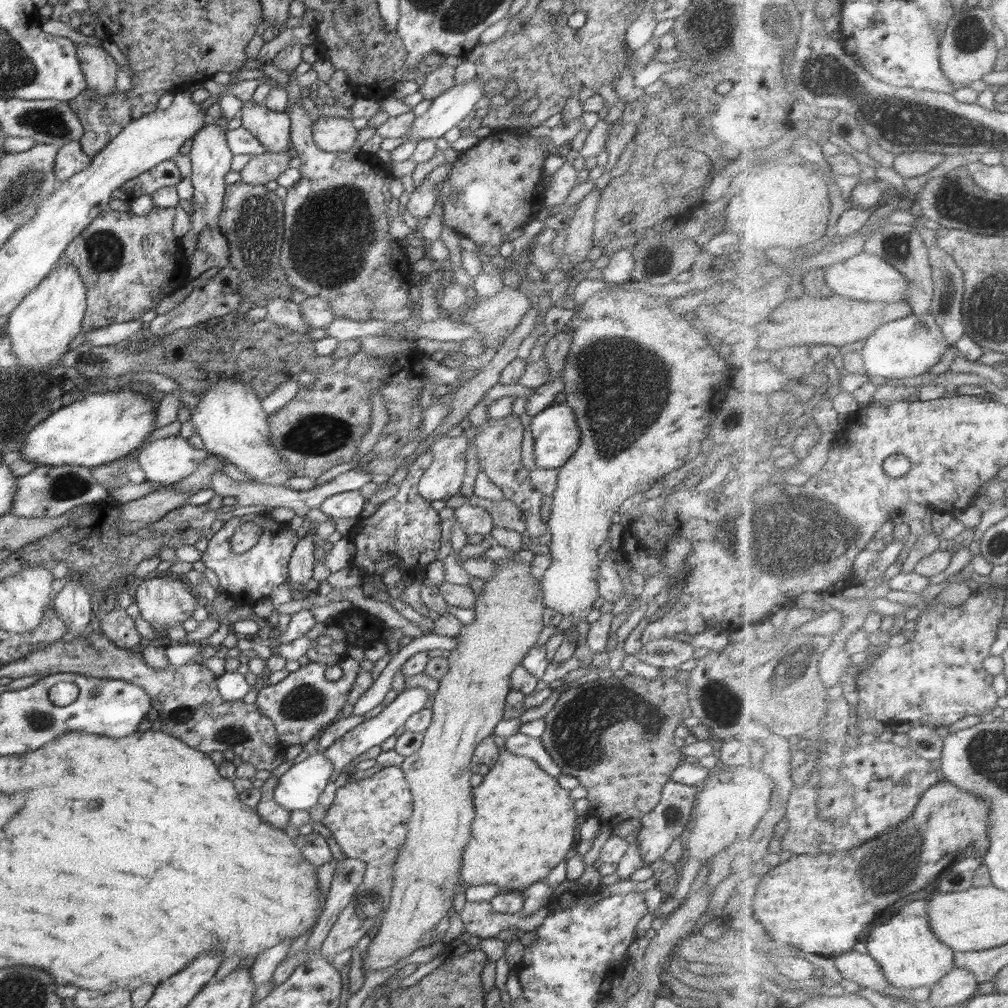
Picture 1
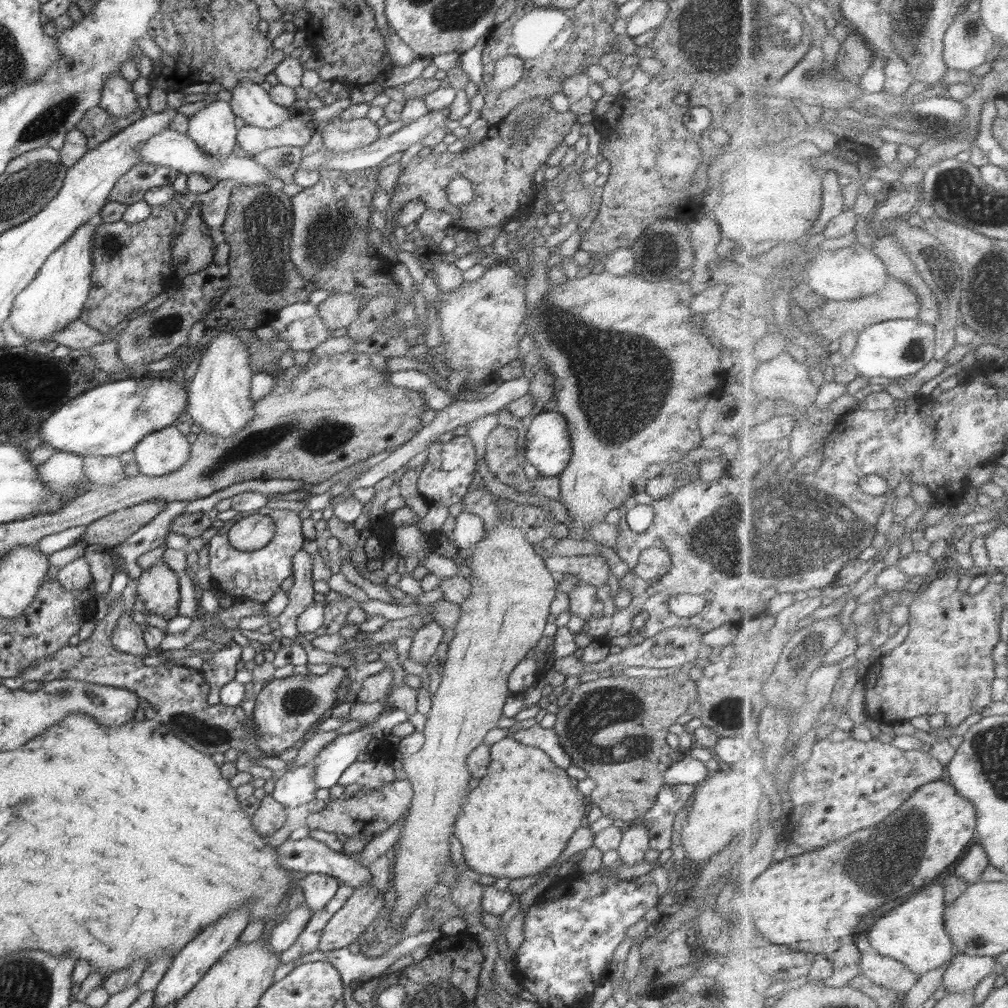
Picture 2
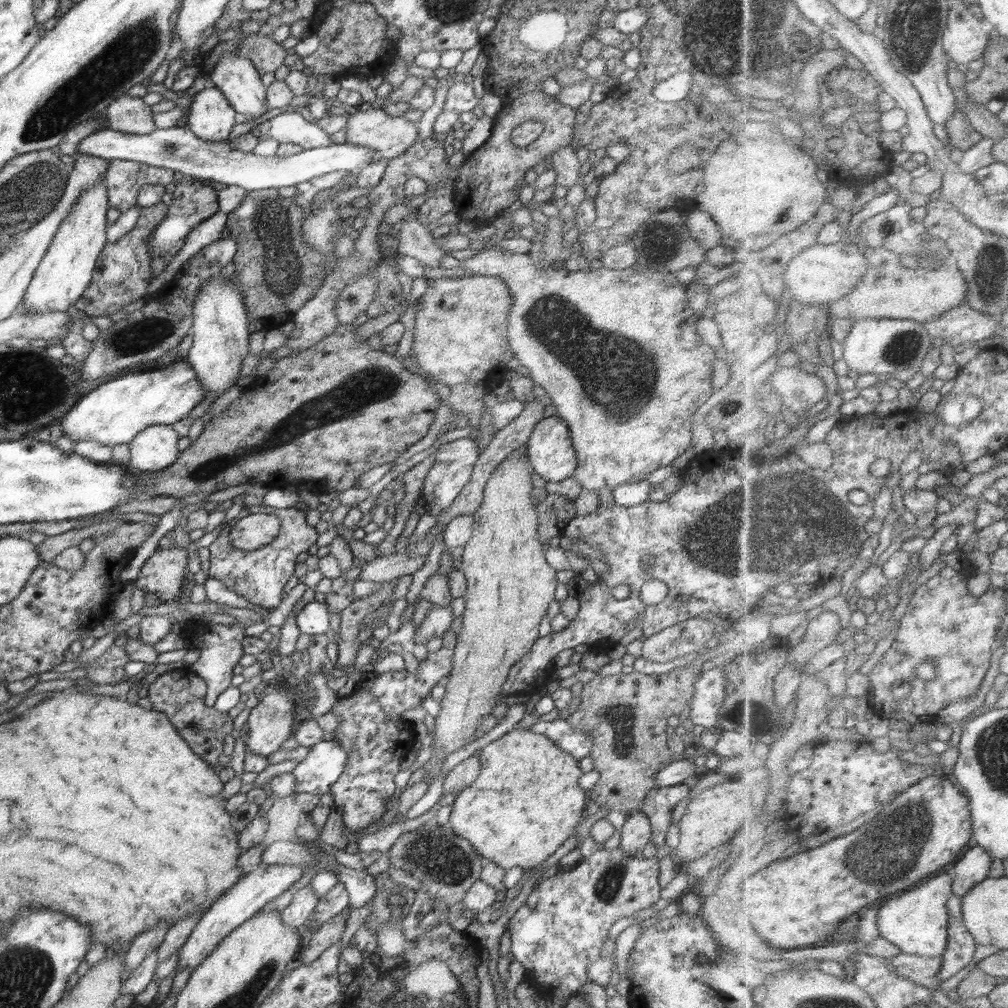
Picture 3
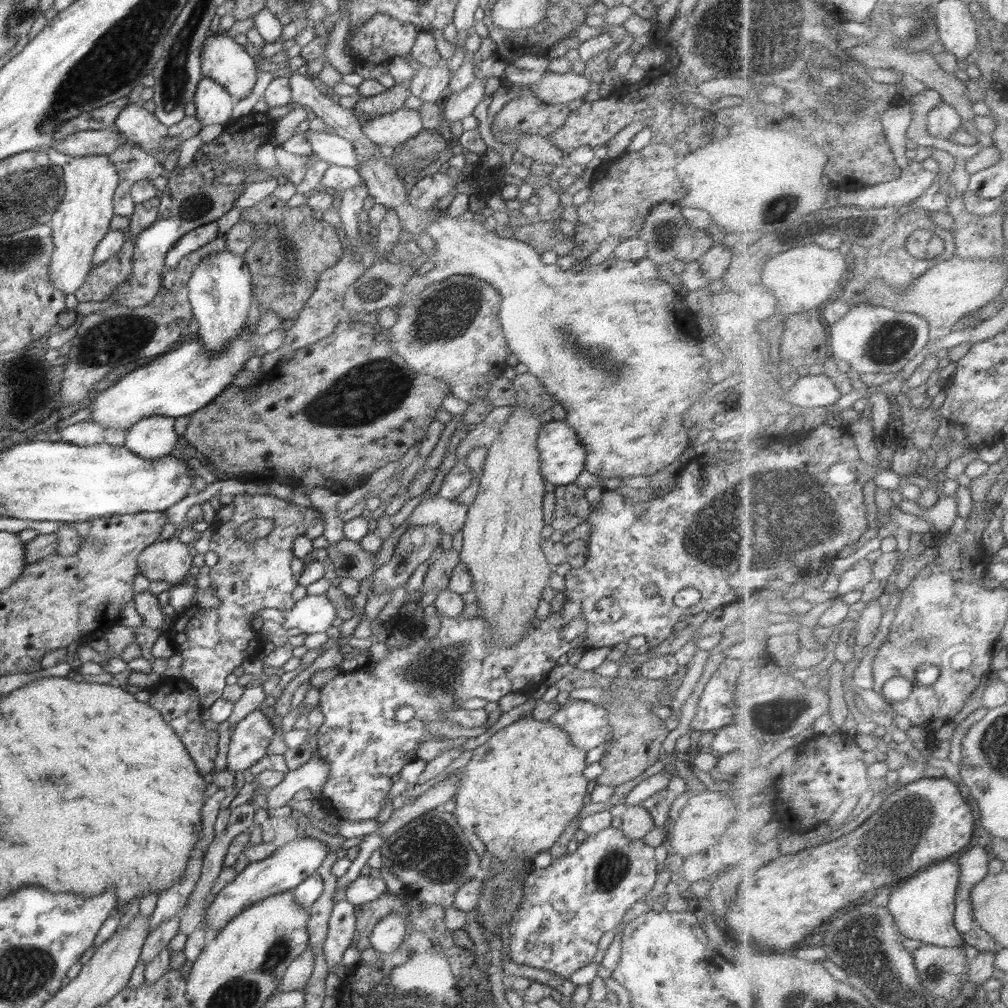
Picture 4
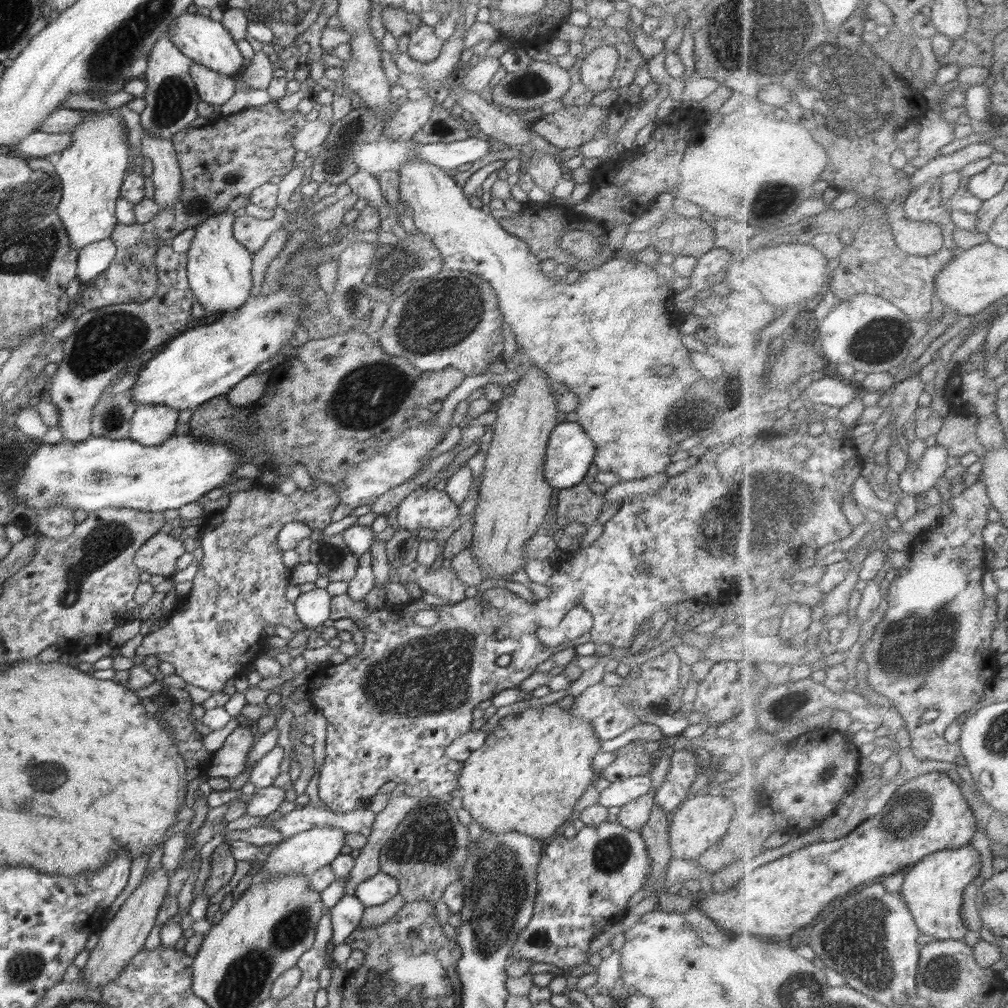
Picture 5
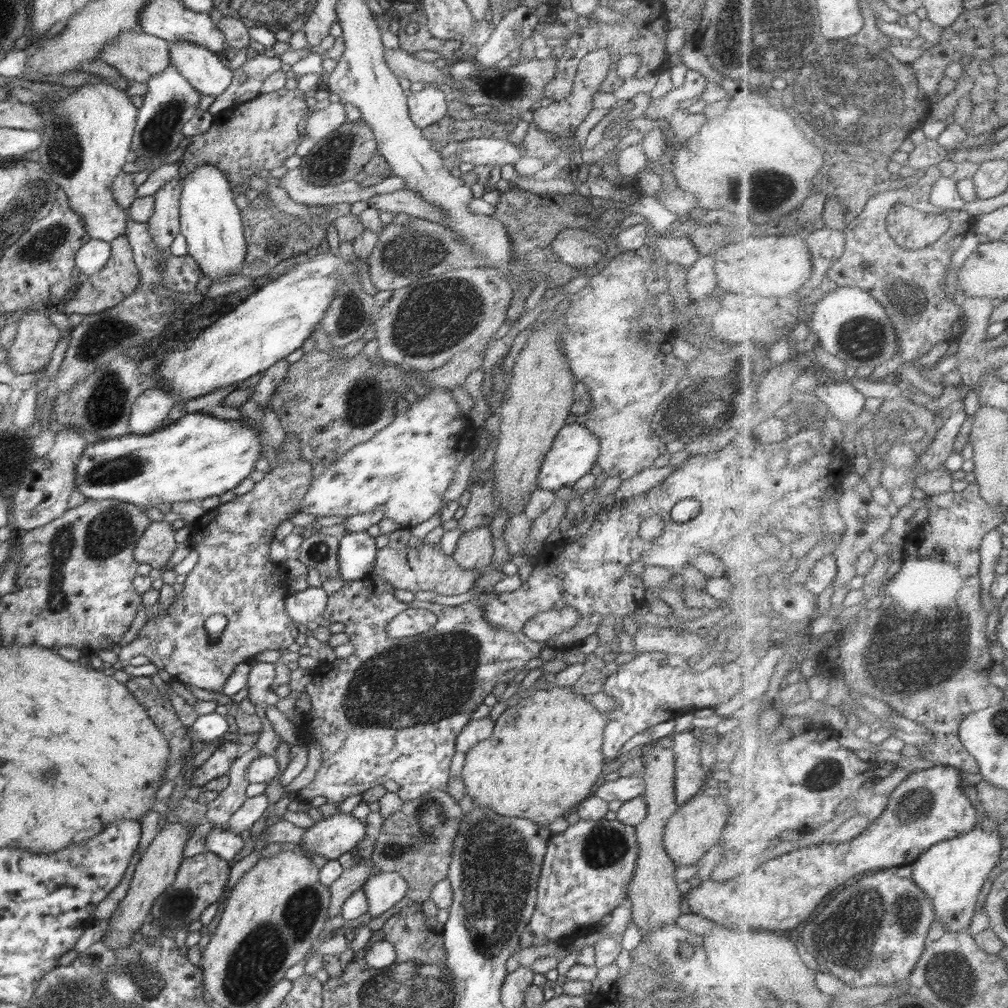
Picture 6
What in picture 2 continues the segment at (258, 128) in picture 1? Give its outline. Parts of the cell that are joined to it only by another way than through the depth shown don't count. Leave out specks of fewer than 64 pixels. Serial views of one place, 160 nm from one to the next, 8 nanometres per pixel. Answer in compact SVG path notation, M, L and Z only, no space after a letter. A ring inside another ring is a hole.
M243 80L231 93L232 112L249 126L274 129L284 125L294 113L292 109L276 104L260 83Z

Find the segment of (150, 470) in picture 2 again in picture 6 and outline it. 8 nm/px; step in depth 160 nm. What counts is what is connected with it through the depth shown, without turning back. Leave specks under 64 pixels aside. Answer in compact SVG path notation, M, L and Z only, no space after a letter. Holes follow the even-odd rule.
M160 386L145 390L134 401L129 417L129 432L136 435L150 434L162 429L170 409L177 402Z

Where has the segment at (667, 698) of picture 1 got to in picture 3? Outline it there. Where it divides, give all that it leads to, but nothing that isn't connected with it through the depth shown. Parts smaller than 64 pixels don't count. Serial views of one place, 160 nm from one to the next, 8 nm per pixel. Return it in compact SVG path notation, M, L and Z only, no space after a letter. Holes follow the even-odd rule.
M674 670L660 675L647 676L638 672L631 674L614 674L614 676L595 677L587 684L582 684L580 704L571 712L566 720L573 725L574 730L583 730L593 742L590 759L594 761L594 771L599 772L599 781L588 792L589 801L599 804L606 813L620 810L626 814L641 810L647 792L654 789L657 772L675 761L673 753L666 745L669 716L682 714L689 701L693 698L694 688L674 688Z

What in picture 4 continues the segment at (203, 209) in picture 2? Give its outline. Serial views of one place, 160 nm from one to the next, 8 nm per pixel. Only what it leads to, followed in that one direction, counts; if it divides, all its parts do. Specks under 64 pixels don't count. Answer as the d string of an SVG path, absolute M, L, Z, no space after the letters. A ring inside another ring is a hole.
M212 221L202 226L198 226L185 234L175 242L165 254L165 269L176 269L179 263L190 253L198 250L201 246L211 243L218 236L218 223Z

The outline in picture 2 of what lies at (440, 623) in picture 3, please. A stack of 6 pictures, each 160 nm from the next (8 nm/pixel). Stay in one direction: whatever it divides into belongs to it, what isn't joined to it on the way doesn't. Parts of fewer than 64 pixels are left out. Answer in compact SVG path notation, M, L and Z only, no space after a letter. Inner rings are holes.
M434 620L424 624L412 638L413 642L409 657L414 662L418 662L418 664L426 665L429 659L436 653L439 644L449 635L450 633L442 629L442 626L438 625Z

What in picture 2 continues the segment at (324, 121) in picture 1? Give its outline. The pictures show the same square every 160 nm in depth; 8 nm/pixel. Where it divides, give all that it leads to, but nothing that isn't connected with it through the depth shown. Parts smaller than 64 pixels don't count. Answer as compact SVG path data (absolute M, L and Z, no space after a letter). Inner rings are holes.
M366 118L355 120L335 119L324 126L321 132L324 148L334 153L352 151L364 146L372 145L380 138L380 129L376 123Z

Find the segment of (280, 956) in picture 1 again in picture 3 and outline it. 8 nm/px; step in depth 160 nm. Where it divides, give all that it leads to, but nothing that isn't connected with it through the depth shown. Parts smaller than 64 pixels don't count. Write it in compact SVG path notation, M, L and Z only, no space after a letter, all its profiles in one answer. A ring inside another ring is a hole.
M310 887L298 890L291 903L281 912L282 922L292 929L303 929L305 922L309 920L309 916L315 911L315 906L319 901L319 896Z

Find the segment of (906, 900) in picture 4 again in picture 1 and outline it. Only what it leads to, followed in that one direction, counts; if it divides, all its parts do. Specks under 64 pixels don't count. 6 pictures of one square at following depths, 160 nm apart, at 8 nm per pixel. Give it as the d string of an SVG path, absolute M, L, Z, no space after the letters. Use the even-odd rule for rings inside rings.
M931 896L902 907L888 922L873 930L866 943L869 953L885 968L892 986L932 988L957 967L957 951L940 940L930 924L930 899Z

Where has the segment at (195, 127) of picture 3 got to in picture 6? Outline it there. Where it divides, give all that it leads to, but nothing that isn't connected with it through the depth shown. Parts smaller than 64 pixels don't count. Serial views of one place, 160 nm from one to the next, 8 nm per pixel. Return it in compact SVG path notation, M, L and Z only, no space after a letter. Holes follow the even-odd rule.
M169 42L169 58L174 68L180 71L180 74L199 93L208 94L208 96L217 97L222 94L232 82L233 70L227 65L227 61L221 55L210 52L207 48L202 48L191 42Z

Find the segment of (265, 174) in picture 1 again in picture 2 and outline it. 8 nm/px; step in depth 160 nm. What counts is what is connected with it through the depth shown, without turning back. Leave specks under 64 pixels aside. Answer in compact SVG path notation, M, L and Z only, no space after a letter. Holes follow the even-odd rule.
M277 147L267 149L255 160L259 160L262 166L267 166L275 176L284 182L284 185L293 184L294 174L298 170L302 156L300 147Z

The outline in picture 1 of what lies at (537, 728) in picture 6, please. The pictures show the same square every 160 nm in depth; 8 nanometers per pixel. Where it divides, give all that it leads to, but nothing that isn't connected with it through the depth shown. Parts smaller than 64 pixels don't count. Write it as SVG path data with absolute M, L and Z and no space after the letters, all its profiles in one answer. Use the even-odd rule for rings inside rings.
M506 748L498 752L498 760L491 768L490 772L484 775L482 782L472 789L473 803L475 808L475 819L471 824L471 839L466 845L463 852L463 859L461 864L461 876L465 886L480 886L484 884L493 884L500 887L501 892L522 892L523 889L528 888L531 884L543 881L548 878L548 874L552 868L558 866L562 860L567 859L571 853L574 852L572 844L574 844L574 834L576 834L576 809L574 809L574 800L571 797L571 790L560 787L557 778L550 776L547 772L542 771L538 764L534 763L529 757L516 756L513 753L506 751Z

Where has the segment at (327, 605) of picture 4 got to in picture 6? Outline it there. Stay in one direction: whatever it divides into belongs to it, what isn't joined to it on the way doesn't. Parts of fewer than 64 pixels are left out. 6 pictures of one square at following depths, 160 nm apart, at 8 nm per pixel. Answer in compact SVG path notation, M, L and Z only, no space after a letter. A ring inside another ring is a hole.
M308 587L289 594L284 602L288 616L297 624L319 622L327 606L329 594L322 587Z

